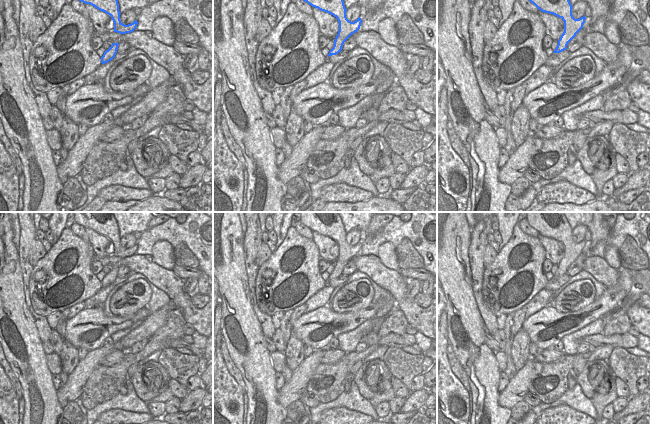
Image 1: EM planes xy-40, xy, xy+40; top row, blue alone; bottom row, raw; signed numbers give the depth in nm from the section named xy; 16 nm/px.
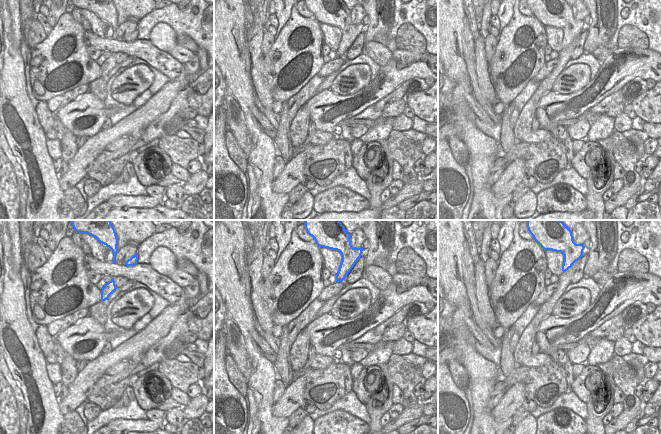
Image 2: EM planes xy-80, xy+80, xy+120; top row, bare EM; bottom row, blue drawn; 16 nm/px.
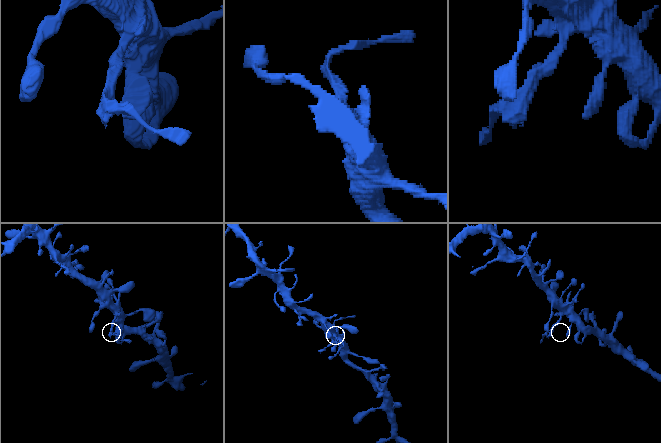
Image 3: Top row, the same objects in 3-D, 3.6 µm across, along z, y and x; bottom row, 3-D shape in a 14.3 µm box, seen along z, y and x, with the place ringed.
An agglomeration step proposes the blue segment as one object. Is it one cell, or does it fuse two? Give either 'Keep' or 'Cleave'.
Cleave

